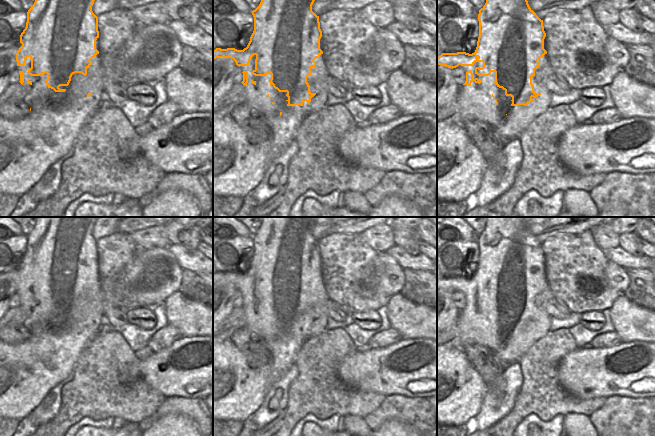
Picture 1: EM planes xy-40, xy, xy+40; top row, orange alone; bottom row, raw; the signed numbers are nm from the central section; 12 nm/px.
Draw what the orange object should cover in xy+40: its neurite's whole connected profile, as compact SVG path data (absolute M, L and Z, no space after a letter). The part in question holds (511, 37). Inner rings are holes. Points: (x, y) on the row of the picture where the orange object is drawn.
M486 0L477 19L479 37L475 52L443 53L437 41L437 66L463 68L466 72L466 81L457 95L459 111L448 121L460 125L467 132L487 161L487 166L503 166L503 148L519 138L527 126L549 108L549 103L545 95L543 106L507 115L505 109L497 106L492 87L496 84L505 91L506 96L511 96L511 106L527 106L534 102L533 99L541 93L534 92L532 77L535 76L535 69L541 66L538 60L547 54L544 49L546 33L543 20L530 8L527 0Z

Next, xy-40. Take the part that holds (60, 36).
M35 0L34 4L27 12L27 22L26 27L20 35L20 43L22 46L16 53L16 61L17 67L16 69L19 71L20 74L20 83L24 86L26 90L25 97L20 100L19 102L7 101L0 107L0 116L8 119L8 120L17 120L20 118L24 118L28 116L31 111L32 102L34 100L38 100L43 98L44 95L44 88L47 86L48 88L53 89L55 92L65 92L66 89L60 89L60 86L68 86L71 77L75 73L81 73L84 76L87 75L87 69L92 65L90 61L92 58L96 58L96 55L99 54L99 51L96 49L96 40L99 38L99 31L98 31L98 17L93 13L92 6L95 0Z

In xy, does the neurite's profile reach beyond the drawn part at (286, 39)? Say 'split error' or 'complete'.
split error

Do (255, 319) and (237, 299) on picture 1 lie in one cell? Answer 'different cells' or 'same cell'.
different cells

